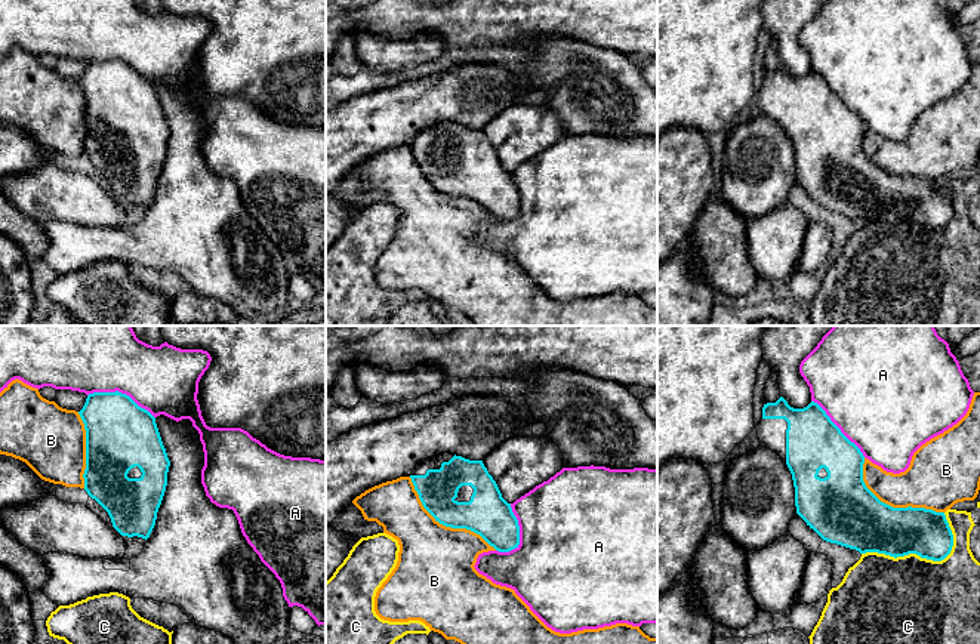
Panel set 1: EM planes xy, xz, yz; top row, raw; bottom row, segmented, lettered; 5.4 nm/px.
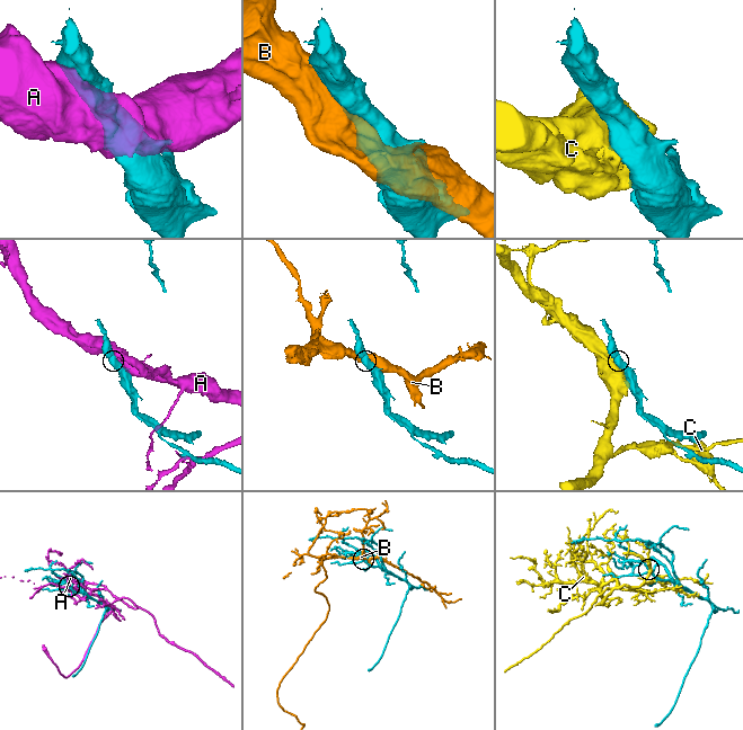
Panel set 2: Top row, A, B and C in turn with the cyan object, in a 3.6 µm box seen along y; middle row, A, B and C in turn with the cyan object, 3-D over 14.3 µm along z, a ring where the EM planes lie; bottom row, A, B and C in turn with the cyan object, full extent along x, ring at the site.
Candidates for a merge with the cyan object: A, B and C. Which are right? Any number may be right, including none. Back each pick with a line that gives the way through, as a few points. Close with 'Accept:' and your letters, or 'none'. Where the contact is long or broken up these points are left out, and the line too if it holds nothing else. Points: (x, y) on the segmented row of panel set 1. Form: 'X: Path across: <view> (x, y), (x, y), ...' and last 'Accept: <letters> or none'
Accept: none

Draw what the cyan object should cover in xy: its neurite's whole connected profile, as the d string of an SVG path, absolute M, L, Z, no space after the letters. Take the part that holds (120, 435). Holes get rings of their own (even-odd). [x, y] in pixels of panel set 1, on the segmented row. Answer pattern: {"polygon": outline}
{"polygon": "M118 391L89 394L78 415L86 429L84 490L108 512L121 536L147 540L155 526L170 466L155 417Z"}

